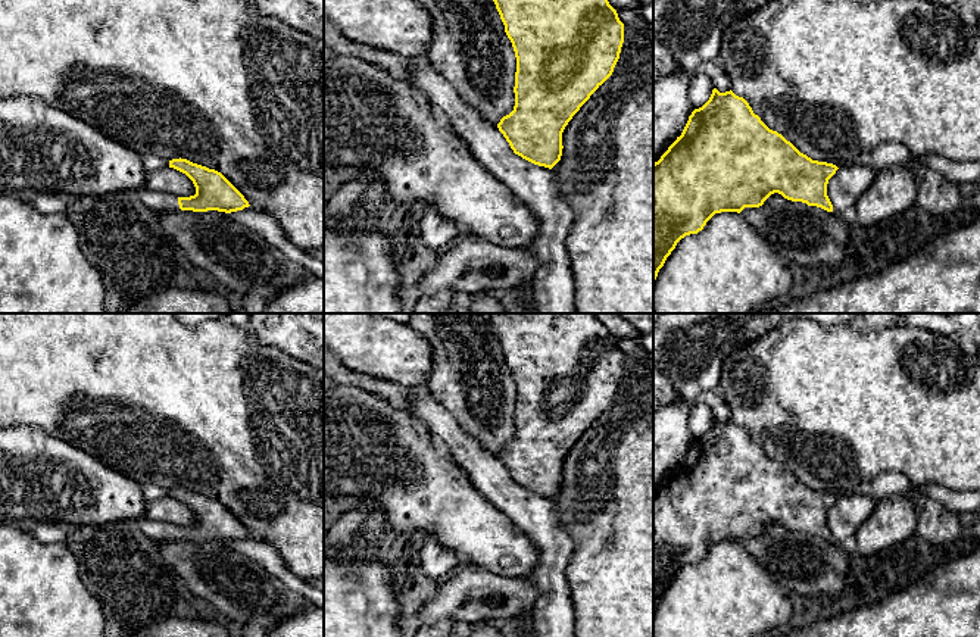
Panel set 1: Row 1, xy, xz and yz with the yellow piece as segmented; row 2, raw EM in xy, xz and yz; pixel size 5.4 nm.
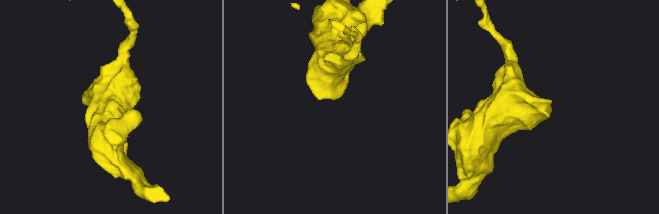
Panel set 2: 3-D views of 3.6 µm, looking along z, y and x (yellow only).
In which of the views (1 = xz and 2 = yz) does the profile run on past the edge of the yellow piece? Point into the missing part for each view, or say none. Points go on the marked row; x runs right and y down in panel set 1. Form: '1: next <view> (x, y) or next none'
1: next none
2: next none

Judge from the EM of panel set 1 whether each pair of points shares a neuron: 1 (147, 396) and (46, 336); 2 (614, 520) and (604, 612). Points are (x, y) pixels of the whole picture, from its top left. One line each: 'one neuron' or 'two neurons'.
1: one neuron
2: one neuron

